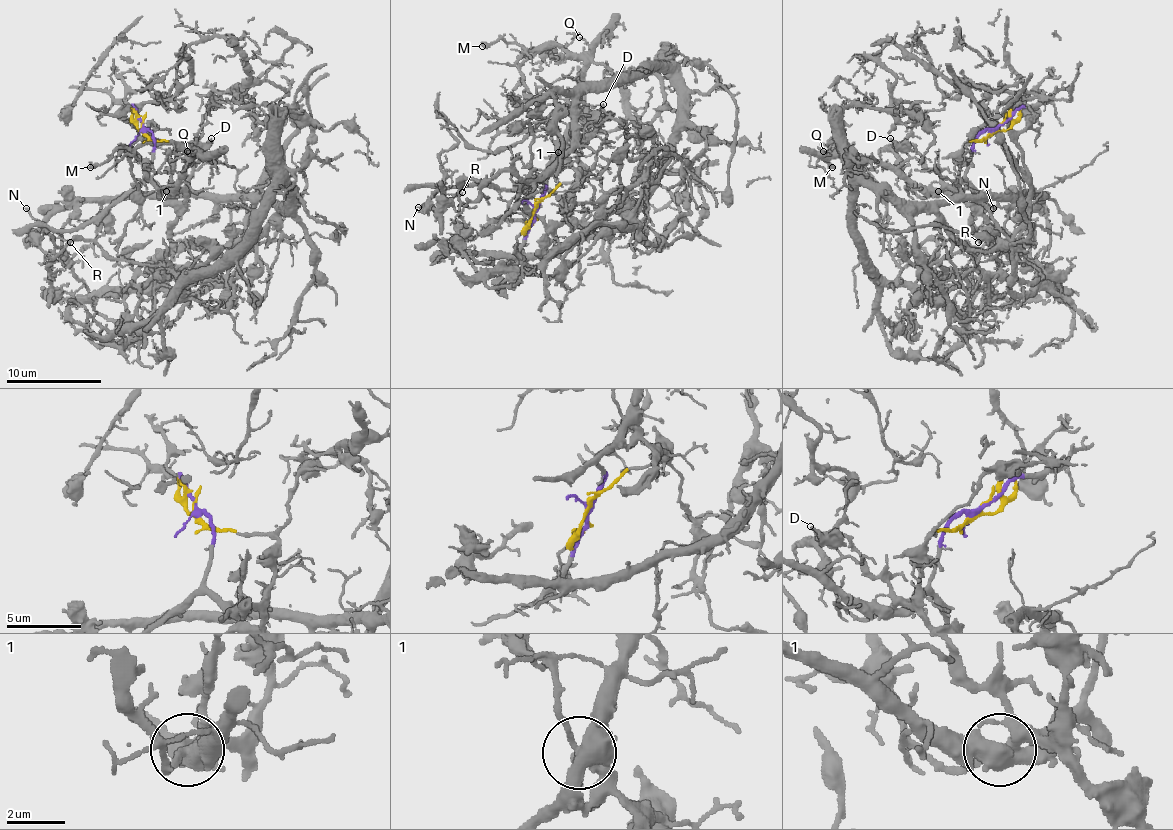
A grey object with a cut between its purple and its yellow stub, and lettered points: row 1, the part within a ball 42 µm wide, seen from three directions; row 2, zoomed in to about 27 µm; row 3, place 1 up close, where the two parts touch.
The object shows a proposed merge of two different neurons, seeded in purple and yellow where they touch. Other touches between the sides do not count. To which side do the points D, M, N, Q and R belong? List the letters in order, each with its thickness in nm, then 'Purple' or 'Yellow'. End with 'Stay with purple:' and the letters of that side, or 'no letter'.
D: Thickness 170 nm. Yellow
M: Thickness 380 nm. Purple
N: Thickness 120 nm. Purple
Q: Thickness 130 nm. Purple
R: Thickness 110 nm. Purple
Stay with purple: M, N, Q, R

